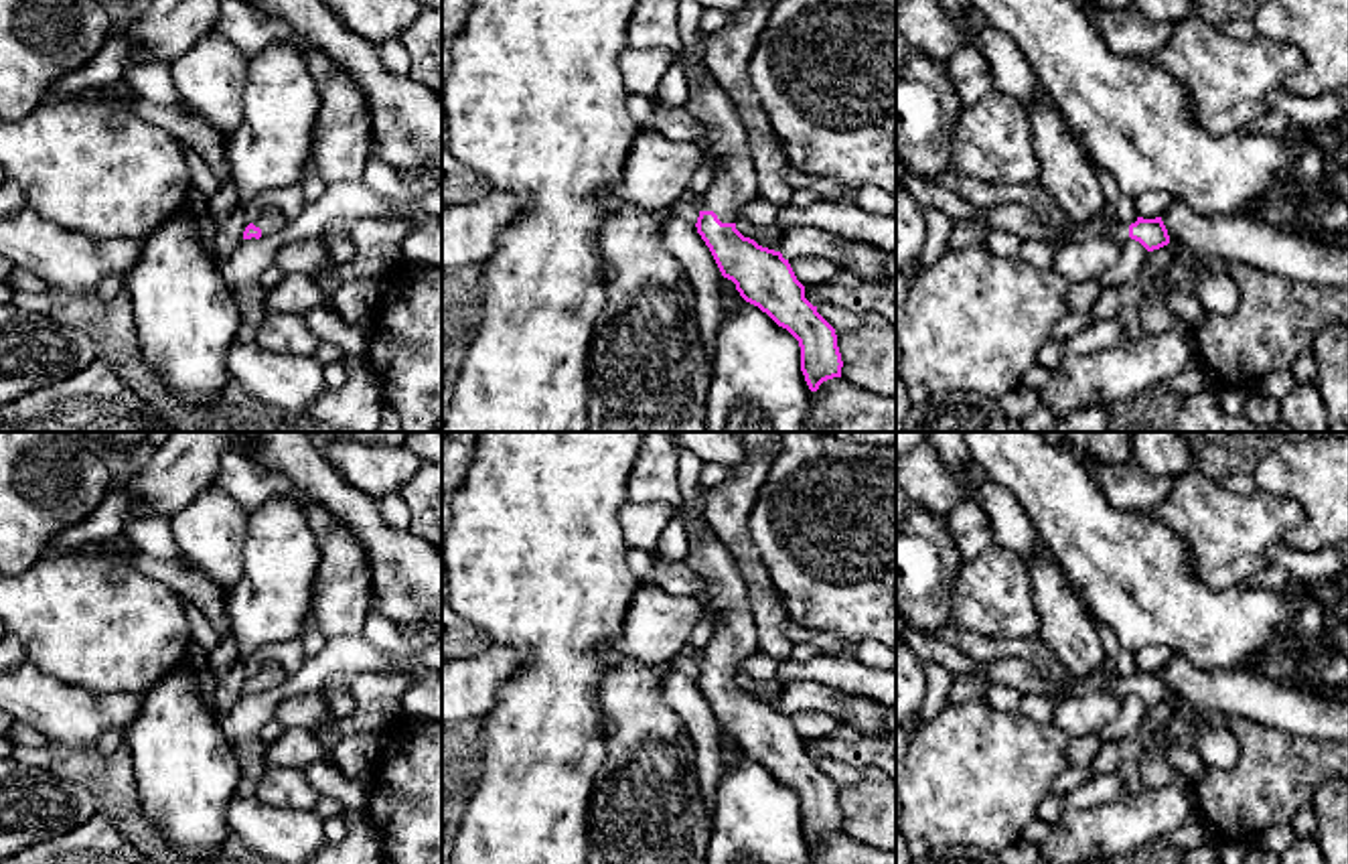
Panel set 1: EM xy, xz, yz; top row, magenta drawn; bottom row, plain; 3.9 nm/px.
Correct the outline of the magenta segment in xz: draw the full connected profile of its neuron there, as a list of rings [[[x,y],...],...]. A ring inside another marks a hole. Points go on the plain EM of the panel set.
[[[703,489],[691,503],[669,507],[671,517],[699,529],[699,539],[689,544],[685,566],[707,582],[705,604],[722,619],[722,629],[697,651],[695,681],[722,730],[736,738],[740,750],[799,795],[801,825],[809,844],[817,846],[823,836],[841,832],[837,789],[805,752],[805,740],[789,714],[736,683],[740,665],[760,651],[760,633],[736,560],[703,519],[701,495]]]

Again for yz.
[[[1113,671],[1113,675],[1105,686],[1105,692],[1111,692],[1117,698],[1135,694],[1147,706],[1159,704],[1170,698],[1170,690],[1162,671],[1155,671],[1155,673],[1133,671],[1131,675],[1119,675]]]

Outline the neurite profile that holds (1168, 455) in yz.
[[[1131,432],[1133,460],[1153,477],[1178,479],[1192,466],[1190,446],[1182,432]]]

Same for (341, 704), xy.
[[[322,686],[320,694],[328,704],[330,718],[343,720],[355,712],[355,700],[347,690],[334,690],[330,686]]]

